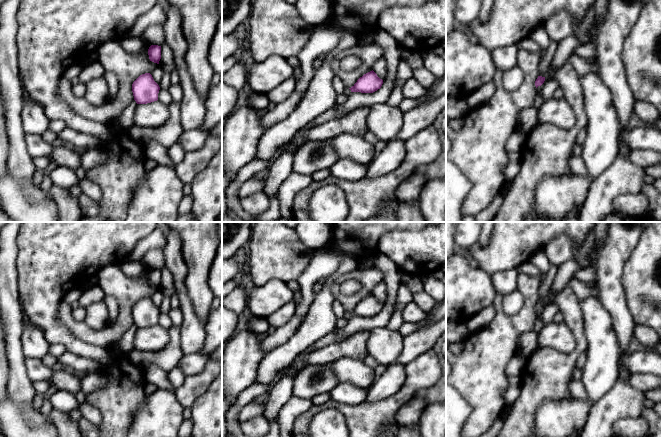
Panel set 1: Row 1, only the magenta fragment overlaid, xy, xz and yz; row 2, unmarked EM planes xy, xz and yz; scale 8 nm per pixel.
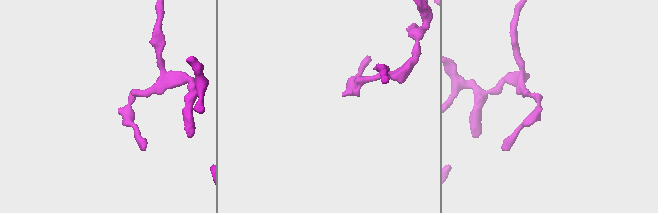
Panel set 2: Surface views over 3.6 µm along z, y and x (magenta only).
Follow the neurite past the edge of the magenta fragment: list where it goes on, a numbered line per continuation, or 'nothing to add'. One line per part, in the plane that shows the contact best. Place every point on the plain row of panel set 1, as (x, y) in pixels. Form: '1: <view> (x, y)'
1: yz (538, 326)

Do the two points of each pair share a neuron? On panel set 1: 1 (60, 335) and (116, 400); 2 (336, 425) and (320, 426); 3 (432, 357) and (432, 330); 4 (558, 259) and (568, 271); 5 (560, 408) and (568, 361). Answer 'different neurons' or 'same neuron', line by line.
1: different neurons
2: same neuron
3: different neurons
4: different neurons
5: different neurons

